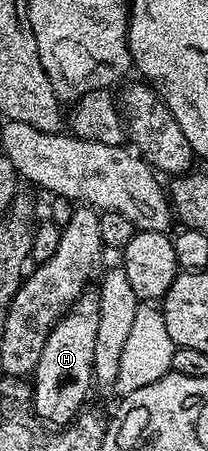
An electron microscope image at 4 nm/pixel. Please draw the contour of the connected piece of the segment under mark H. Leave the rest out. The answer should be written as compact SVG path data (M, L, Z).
M86 290L71 304L64 317L55 324L46 338L46 346L42 346L42 354L38 358L38 366L34 373L36 385L32 388L32 404L36 412L48 424L56 426L71 425L81 415L84 399L88 391L94 388L92 367L94 366L94 342L98 335L98 306L99 295L95 291Z

